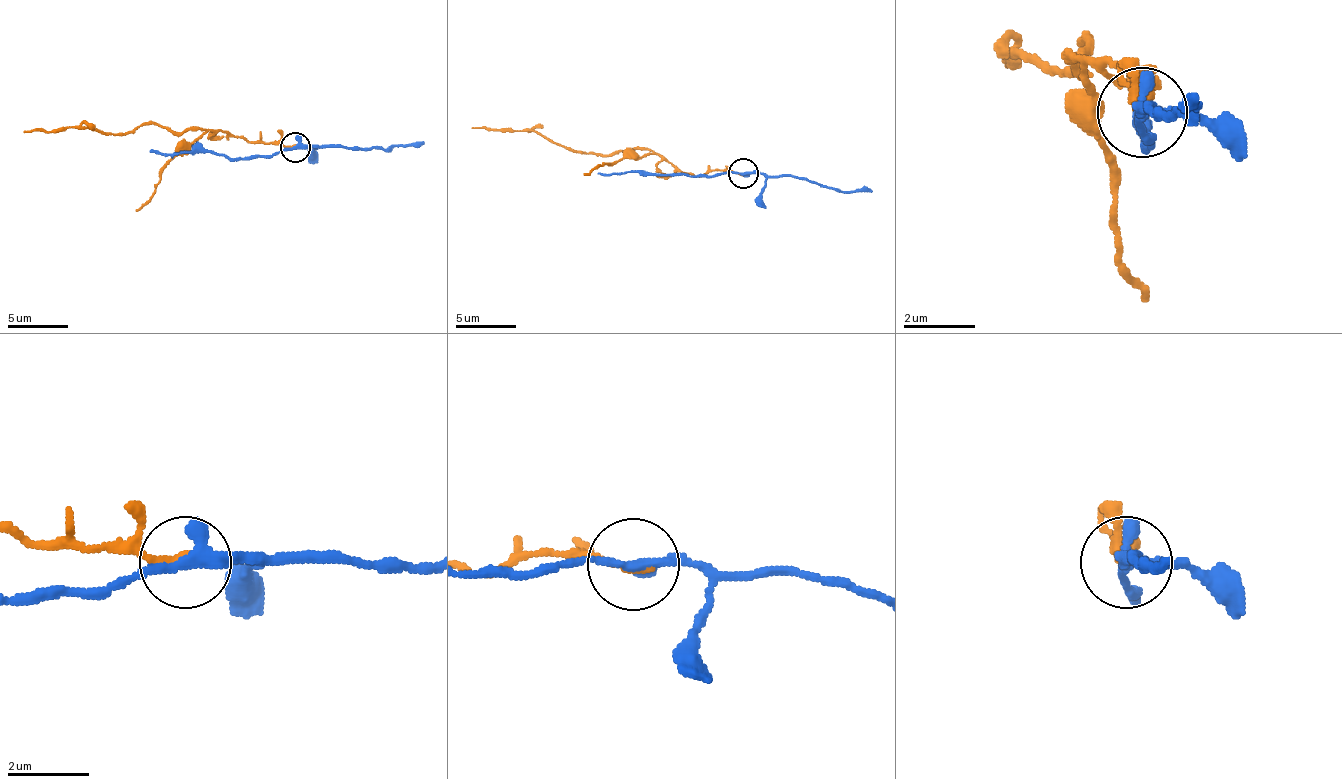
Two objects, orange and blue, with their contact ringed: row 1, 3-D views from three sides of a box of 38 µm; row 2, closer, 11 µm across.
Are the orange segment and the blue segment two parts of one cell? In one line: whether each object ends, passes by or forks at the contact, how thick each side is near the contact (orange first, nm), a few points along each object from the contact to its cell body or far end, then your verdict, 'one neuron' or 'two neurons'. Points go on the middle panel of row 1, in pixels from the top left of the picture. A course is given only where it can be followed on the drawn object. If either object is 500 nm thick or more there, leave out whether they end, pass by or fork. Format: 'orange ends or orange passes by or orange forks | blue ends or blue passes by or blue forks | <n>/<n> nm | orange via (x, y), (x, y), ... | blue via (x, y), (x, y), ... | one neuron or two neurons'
orange ends | blue passes by | 200/300 nm | orange via (740, 172), (677, 172), (647, 148), (589, 154), (565, 148), (531, 130), (471, 127) | blue via (743, 172), (695, 175), (598, 172) | two neurons

